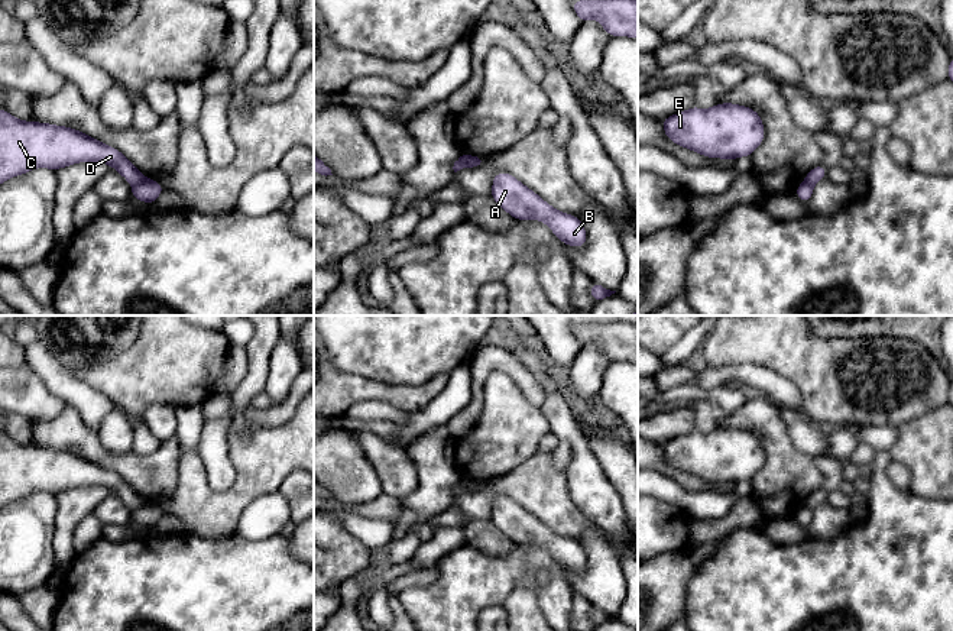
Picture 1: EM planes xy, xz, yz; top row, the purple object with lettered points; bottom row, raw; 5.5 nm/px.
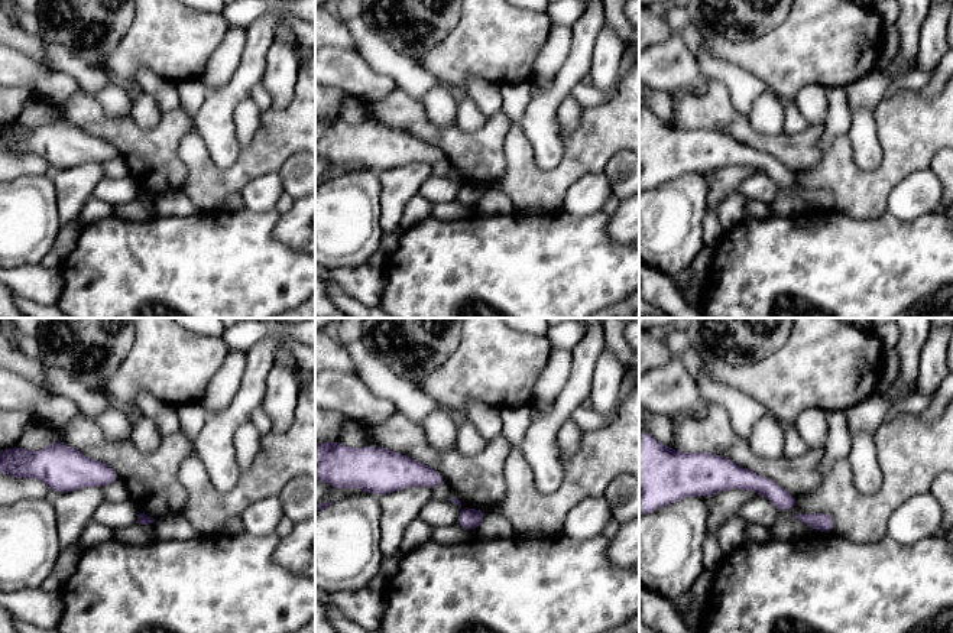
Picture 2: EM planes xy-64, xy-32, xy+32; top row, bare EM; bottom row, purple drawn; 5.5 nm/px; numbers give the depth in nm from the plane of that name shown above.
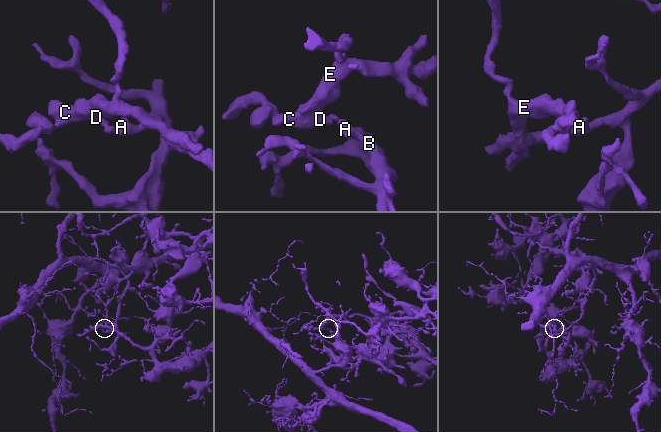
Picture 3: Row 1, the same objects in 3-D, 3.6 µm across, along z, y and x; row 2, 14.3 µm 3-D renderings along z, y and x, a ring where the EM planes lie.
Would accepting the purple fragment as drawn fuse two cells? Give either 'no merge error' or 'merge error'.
merge error

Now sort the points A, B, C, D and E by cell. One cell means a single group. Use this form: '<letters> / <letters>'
A B / C D E

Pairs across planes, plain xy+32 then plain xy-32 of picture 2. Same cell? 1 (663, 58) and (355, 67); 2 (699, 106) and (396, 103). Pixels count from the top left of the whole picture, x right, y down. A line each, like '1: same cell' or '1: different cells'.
1: same cell
2: same cell

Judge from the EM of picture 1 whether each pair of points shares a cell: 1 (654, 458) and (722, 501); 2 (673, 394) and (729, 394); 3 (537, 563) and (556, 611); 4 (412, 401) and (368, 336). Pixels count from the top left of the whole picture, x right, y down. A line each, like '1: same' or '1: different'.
1: different
2: same
3: same
4: different

